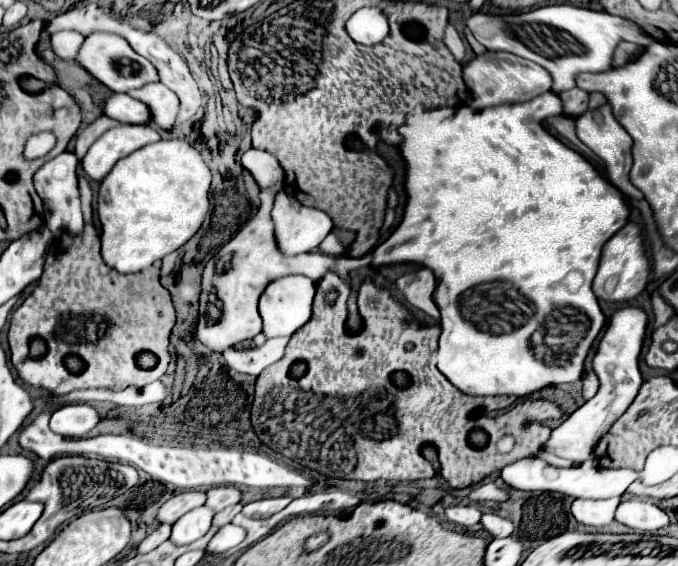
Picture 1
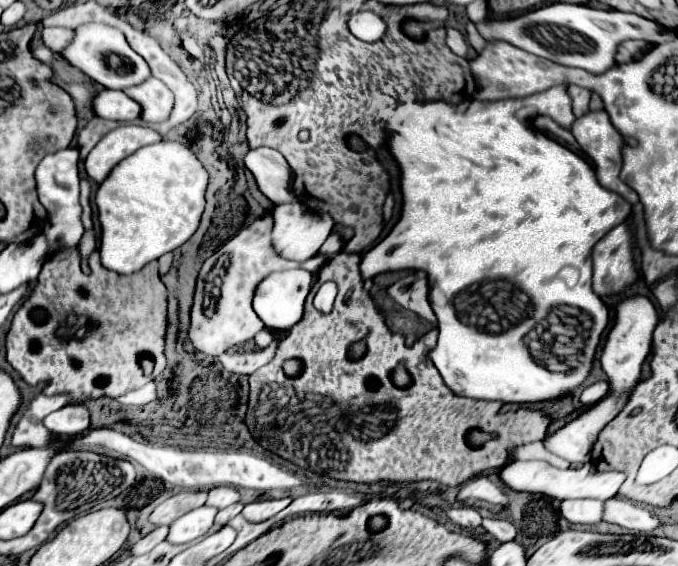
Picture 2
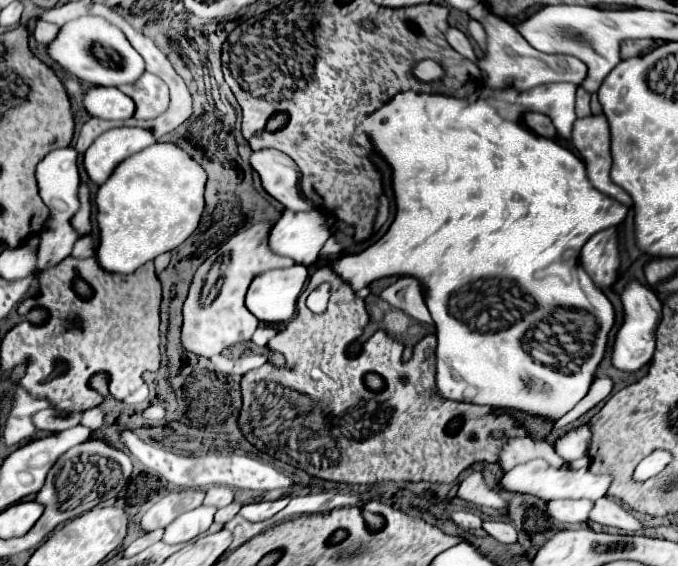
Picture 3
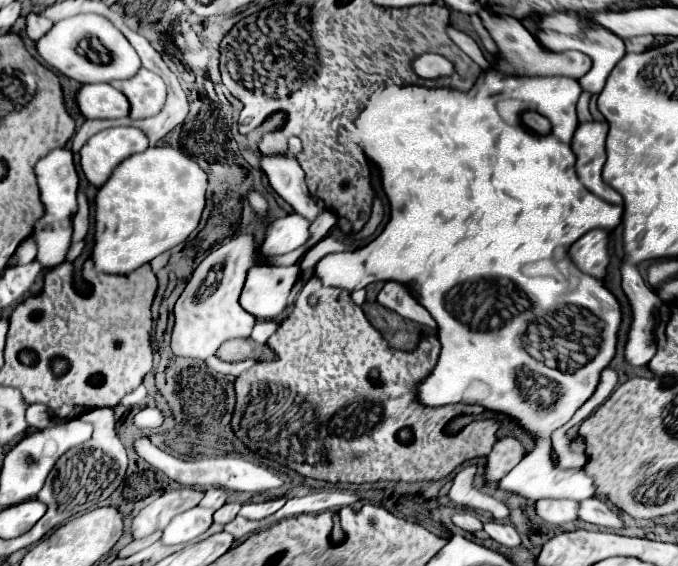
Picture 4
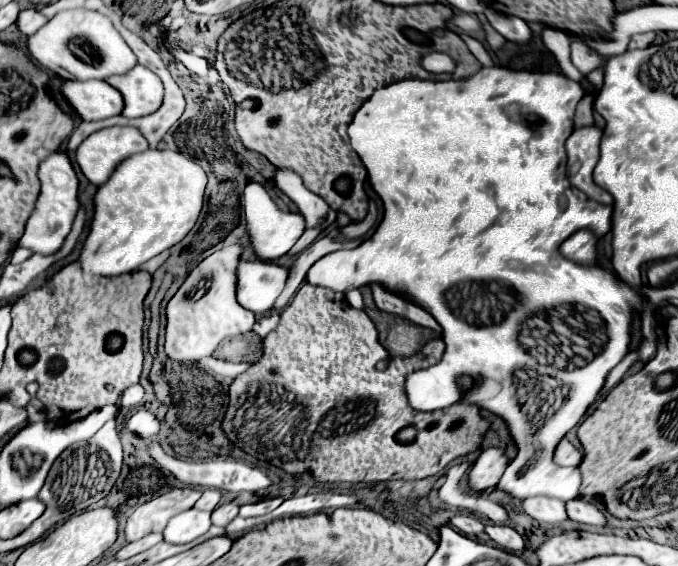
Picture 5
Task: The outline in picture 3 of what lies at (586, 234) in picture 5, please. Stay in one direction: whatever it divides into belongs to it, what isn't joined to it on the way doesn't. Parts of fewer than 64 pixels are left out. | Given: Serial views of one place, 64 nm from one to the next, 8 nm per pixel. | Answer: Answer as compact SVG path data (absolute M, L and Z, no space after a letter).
M608 228L594 234L580 252L580 264L600 290L610 288L618 280L622 266L618 228Z

